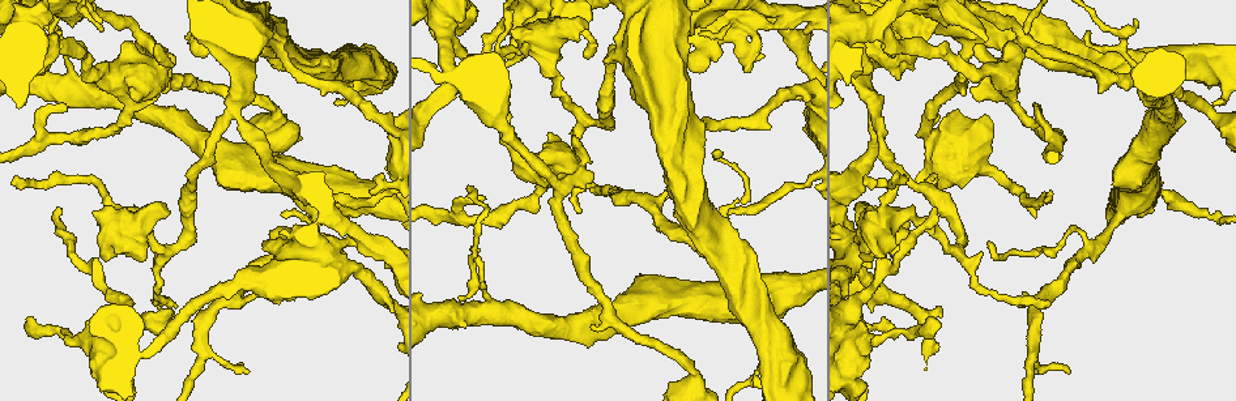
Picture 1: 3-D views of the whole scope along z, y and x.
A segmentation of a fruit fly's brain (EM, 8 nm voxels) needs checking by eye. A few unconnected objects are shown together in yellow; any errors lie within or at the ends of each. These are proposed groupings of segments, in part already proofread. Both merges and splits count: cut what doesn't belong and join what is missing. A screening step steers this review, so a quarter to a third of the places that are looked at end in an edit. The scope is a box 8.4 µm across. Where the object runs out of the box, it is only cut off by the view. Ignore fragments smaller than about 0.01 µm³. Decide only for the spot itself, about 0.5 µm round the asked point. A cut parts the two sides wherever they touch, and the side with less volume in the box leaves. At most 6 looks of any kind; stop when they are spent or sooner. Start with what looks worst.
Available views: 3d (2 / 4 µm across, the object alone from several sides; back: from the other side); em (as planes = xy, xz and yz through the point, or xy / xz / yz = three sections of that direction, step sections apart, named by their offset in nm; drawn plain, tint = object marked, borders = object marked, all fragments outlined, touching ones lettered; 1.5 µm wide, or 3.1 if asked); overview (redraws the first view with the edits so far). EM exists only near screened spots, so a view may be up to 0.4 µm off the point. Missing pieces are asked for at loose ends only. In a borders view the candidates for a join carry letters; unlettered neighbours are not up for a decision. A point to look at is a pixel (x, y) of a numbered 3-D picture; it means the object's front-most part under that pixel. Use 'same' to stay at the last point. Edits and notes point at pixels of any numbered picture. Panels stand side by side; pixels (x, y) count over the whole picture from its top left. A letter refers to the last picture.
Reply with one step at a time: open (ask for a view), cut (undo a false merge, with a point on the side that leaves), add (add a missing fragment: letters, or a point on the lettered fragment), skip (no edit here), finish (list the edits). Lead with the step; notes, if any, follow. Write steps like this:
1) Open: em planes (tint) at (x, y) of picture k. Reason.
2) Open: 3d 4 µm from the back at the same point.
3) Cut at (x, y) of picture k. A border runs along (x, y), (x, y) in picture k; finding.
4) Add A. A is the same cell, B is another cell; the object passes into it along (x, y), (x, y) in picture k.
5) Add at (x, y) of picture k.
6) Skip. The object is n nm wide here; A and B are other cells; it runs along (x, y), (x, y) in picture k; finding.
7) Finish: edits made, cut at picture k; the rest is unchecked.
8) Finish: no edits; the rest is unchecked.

Open: 3d 2 µm at (261, 245) of picture 1. An open end.

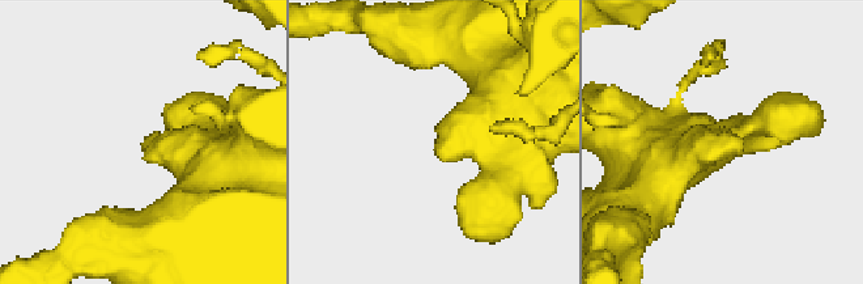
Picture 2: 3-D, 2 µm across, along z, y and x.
Open: em planes (borders) at (742, 148) of picture 2. Need the tissue.

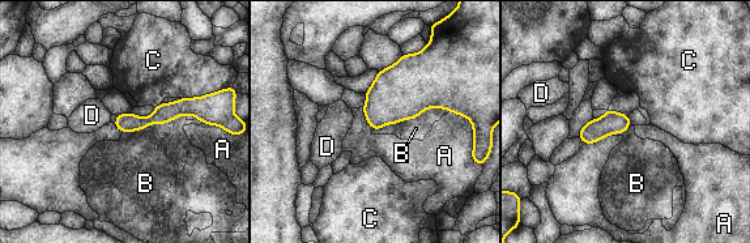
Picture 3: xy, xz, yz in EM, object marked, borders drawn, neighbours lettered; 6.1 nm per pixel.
Skip. A, B, C and D are other cells; it runs along (201, 111), (118, 122) in picture 3; no lettered fragment goes on from it.

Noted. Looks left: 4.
Open: 3d 2 µm from the back at (1025, 293) of picture 1. Branch stops here.

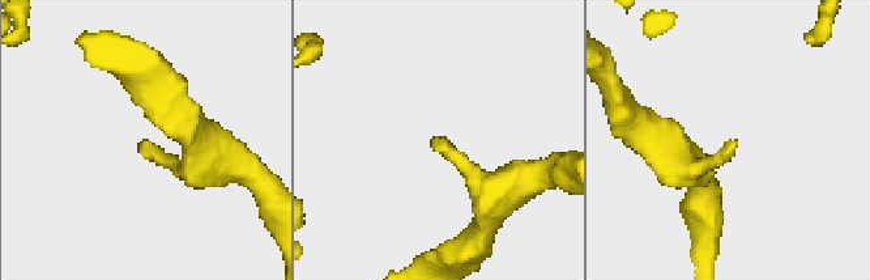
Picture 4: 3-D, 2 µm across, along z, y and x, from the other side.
Open: em yz step 4 (borders) at (144, 141) of picture 4.

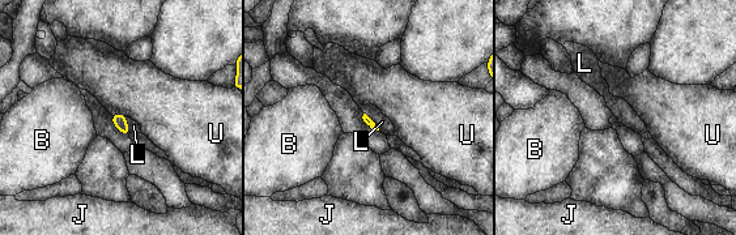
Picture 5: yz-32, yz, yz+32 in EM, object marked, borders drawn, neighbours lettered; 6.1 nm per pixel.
Add L. L is the same cell, B, J and U are other cells; the object passes into it along (366, 119), (373, 122), (382, 122) in picture 5; the neuron continues.

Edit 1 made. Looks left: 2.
Open: em yz step 8 (borders) at (1068, 374) of picture 1. Thin end.

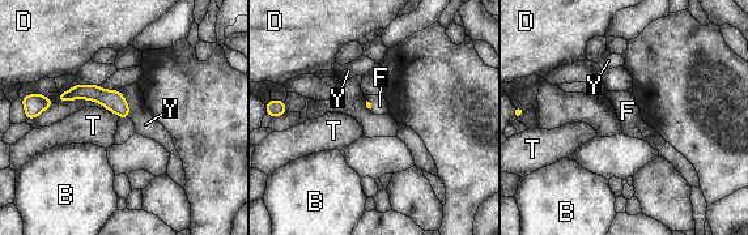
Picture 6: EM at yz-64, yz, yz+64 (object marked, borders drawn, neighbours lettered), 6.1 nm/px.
Open: em planes (borders) at the same point. Another direction.

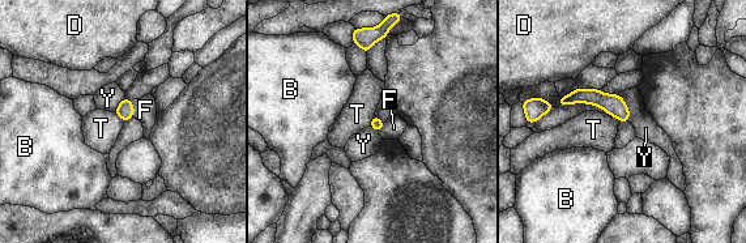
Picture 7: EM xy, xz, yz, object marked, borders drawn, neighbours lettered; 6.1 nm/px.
Add F. The longest contact is with Y, 190 nm; F is the same cell, B, D, T and Y are other cells; it goes on there.

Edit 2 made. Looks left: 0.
Finish: edits made, add at picture 5, add at picture 7; the rest is unchecked.

